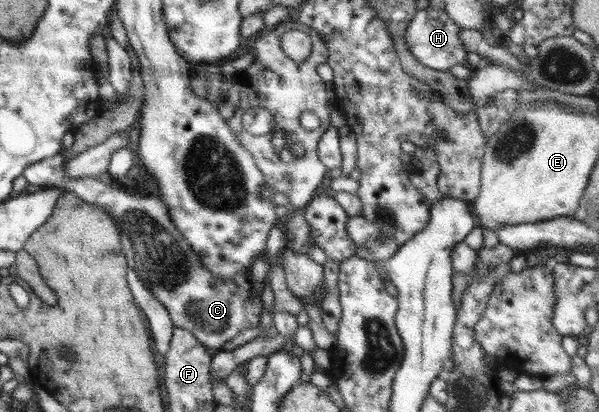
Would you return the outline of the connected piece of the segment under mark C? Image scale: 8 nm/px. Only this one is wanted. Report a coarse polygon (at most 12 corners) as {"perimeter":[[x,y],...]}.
{"perimeter":[[27,166],[110,212],[129,269],[176,327],[214,351],[258,326],[250,275],[214,276],[158,196]]}

